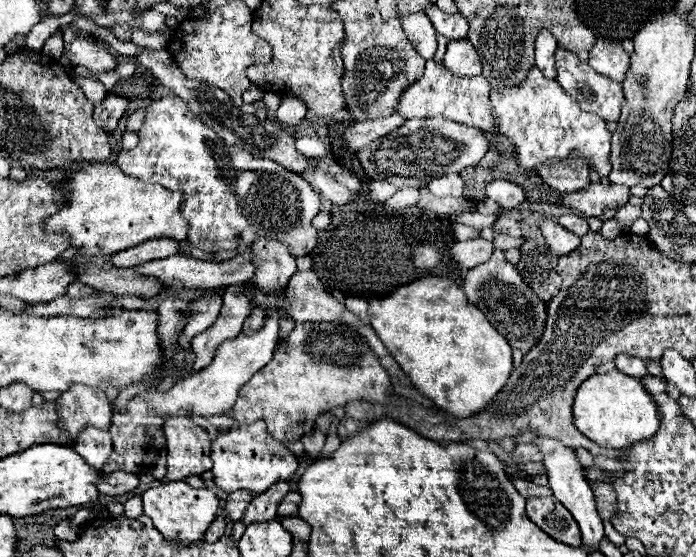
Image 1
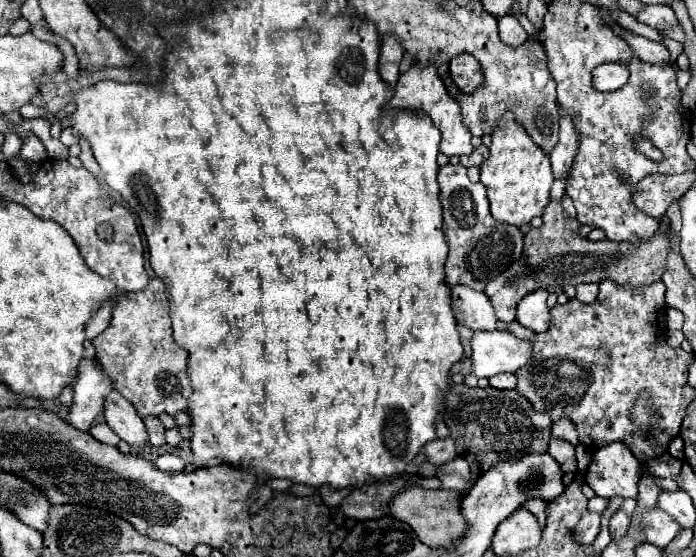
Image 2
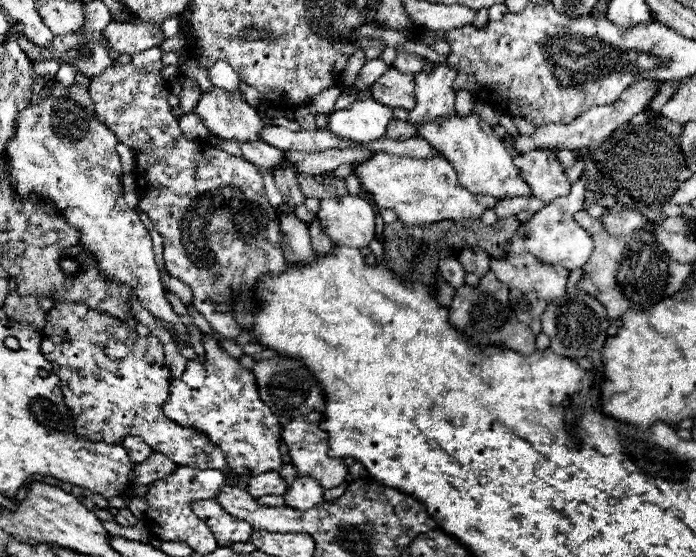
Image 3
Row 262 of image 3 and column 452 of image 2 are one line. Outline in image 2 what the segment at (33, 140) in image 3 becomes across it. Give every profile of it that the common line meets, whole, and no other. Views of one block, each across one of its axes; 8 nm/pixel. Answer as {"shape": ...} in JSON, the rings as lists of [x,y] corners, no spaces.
{"shape":[[[414,64],[406,74],[402,74],[396,88],[394,88],[390,108],[394,108],[394,110],[418,110],[418,112],[428,114],[432,118],[432,124],[442,134],[442,144],[440,144],[442,154],[446,154],[446,156],[464,156],[464,154],[470,154],[474,150],[472,144],[470,144],[472,136],[470,136],[470,132],[466,130],[466,126],[462,122],[460,108],[458,108],[456,100],[452,100],[452,96],[448,96],[448,90],[444,88],[444,82],[438,78],[434,64],[428,64],[428,66]]]}

